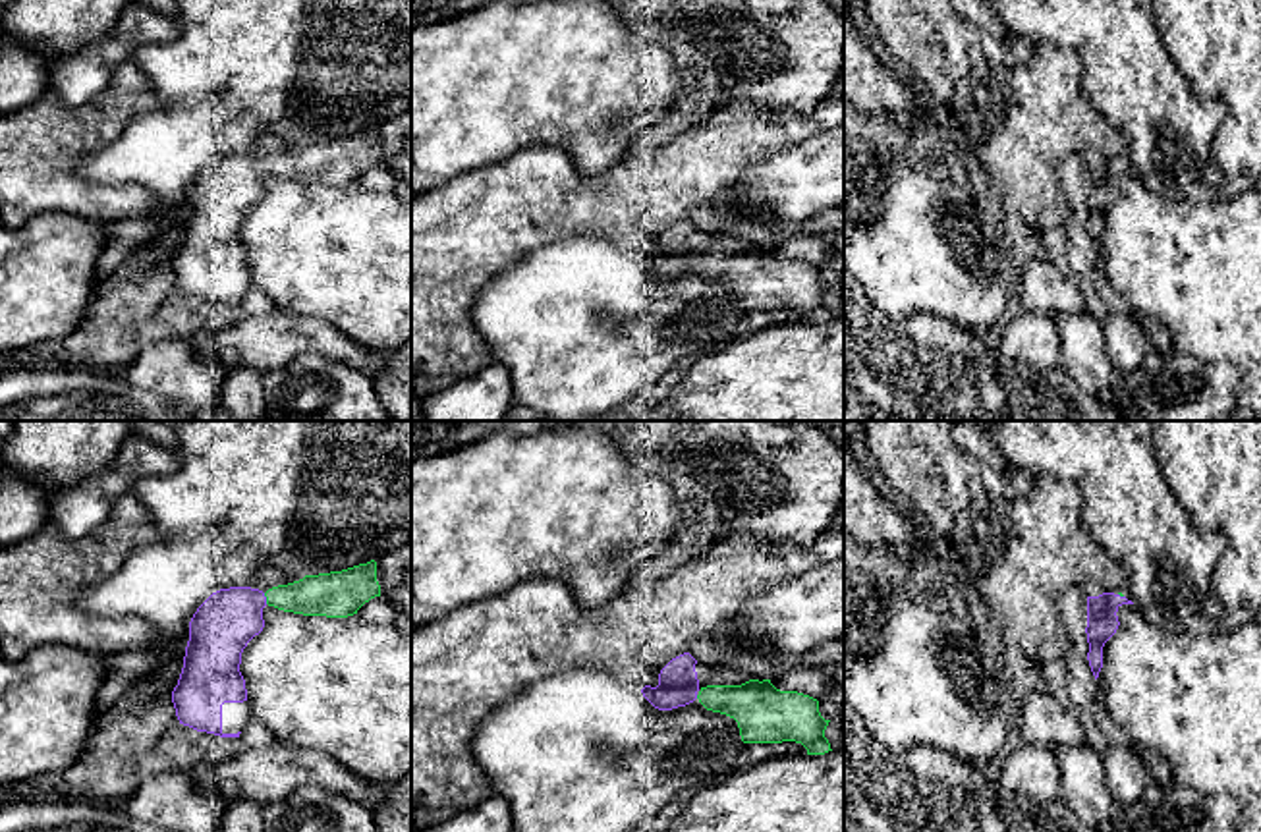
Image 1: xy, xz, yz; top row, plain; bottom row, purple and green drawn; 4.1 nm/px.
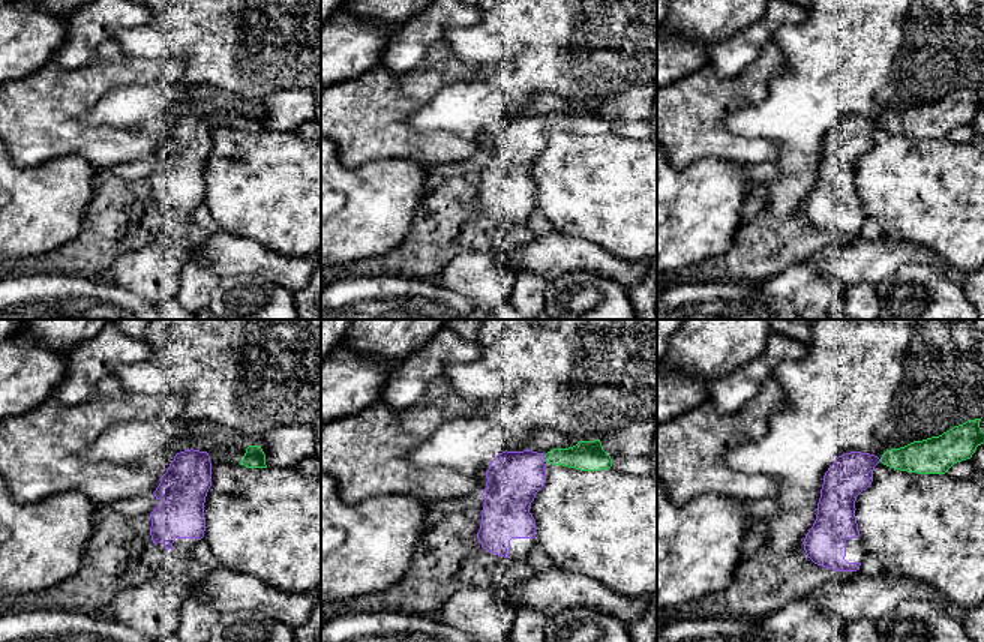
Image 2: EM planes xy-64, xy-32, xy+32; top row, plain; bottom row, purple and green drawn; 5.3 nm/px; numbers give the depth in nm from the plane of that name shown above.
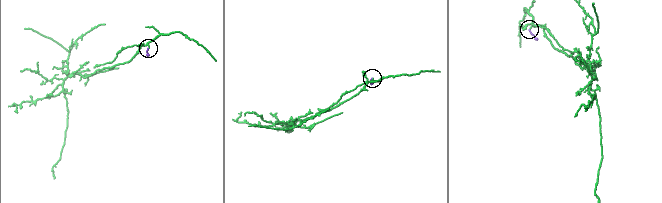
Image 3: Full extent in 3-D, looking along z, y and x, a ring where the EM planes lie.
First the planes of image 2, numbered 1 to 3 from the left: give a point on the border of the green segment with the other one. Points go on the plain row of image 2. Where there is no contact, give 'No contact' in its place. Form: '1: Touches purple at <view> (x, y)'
1: No contact
2: Touches purple at xy-32 (545, 123)
3: No contact

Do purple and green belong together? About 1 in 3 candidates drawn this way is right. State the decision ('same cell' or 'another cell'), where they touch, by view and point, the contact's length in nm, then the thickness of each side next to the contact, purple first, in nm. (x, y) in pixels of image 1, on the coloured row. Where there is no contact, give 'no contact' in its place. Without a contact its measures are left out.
same cell; contact xy (265, 599); length 50 nm; calibres 260 and 180 nm

